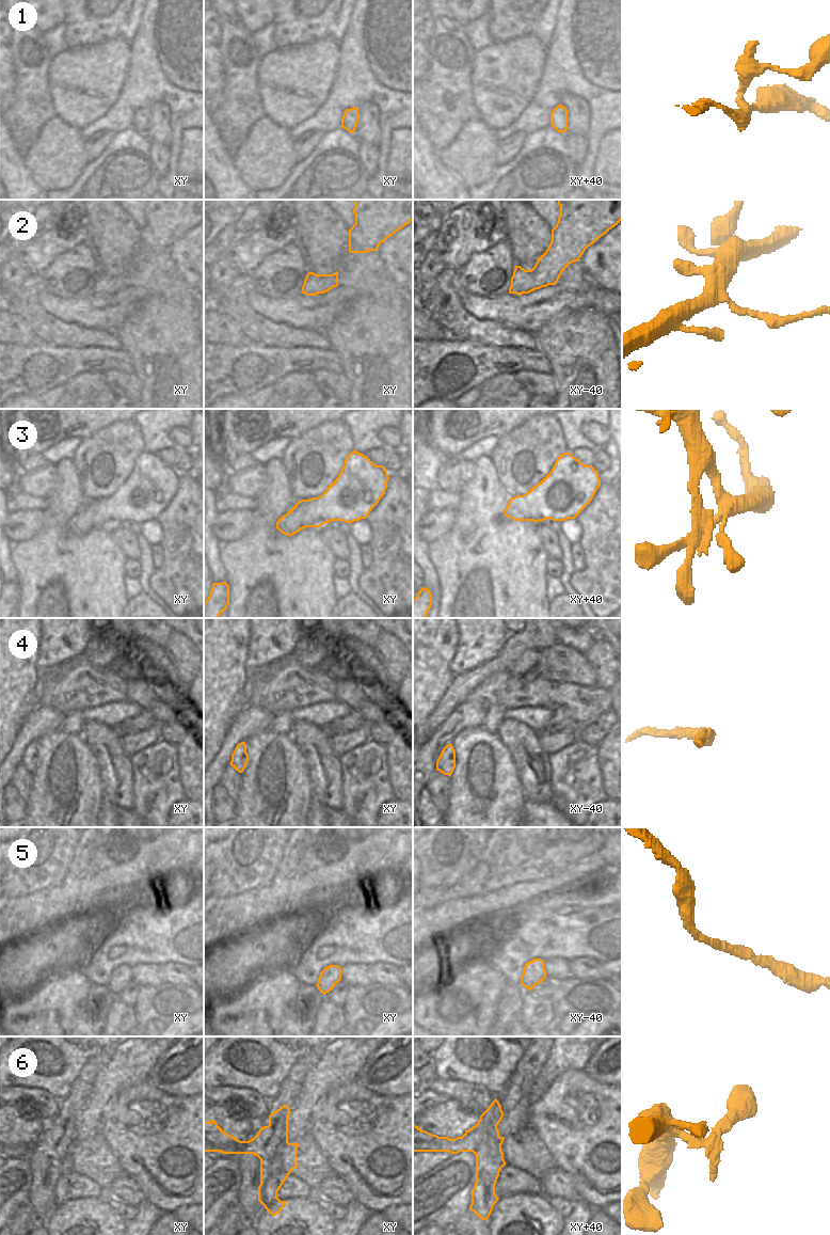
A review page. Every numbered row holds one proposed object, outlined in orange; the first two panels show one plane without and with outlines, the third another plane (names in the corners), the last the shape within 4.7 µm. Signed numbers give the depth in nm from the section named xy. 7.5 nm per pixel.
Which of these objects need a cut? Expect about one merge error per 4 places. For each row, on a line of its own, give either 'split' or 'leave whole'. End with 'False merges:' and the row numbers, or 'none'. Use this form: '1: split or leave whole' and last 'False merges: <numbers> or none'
1: leave whole
2: leave whole
3: leave whole
4: leave whole
5: leave whole
6: leave whole
False merges: none

